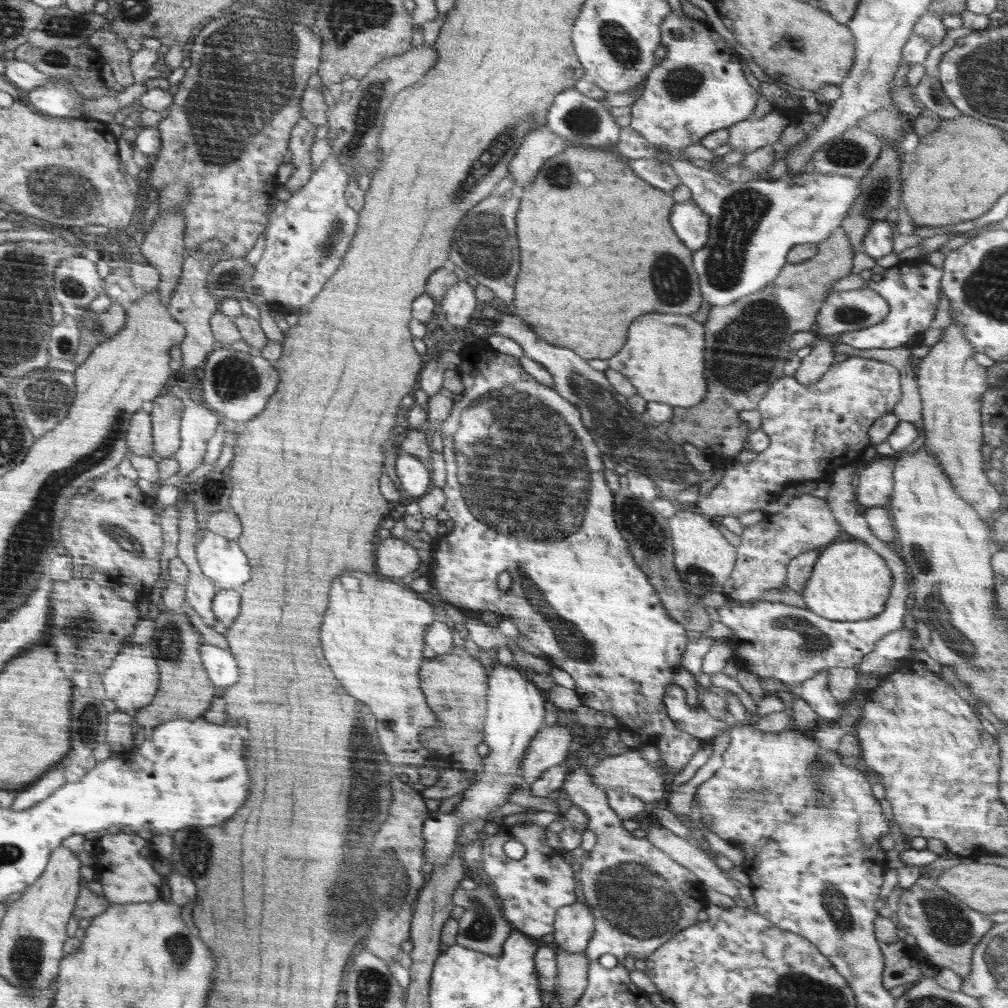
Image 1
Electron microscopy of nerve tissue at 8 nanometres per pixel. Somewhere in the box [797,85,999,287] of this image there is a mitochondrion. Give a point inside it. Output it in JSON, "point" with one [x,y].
{"point":[846,154]}

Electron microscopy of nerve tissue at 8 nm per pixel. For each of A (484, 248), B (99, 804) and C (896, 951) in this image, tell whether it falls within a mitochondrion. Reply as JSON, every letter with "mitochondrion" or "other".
{"A":"mitochondrion","B":"other","C":"other"}

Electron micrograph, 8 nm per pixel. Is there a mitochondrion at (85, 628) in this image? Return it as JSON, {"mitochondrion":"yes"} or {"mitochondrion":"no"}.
{"mitochondrion":"yes"}

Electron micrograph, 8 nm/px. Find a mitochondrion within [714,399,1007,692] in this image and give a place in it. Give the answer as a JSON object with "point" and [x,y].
{"point":[813,642]}

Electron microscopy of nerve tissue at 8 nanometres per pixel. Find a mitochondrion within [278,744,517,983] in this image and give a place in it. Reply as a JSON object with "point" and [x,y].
{"point":[397,876]}

